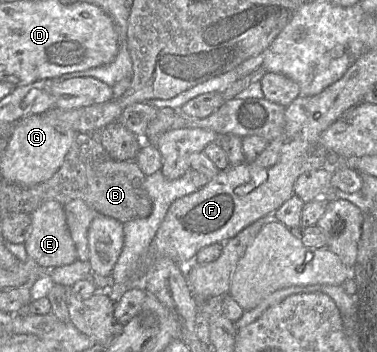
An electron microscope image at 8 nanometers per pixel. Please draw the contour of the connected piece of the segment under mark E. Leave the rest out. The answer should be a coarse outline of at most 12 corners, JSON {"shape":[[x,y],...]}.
{"shape":[[61,203],[30,216],[24,242],[45,268],[77,260]]}

